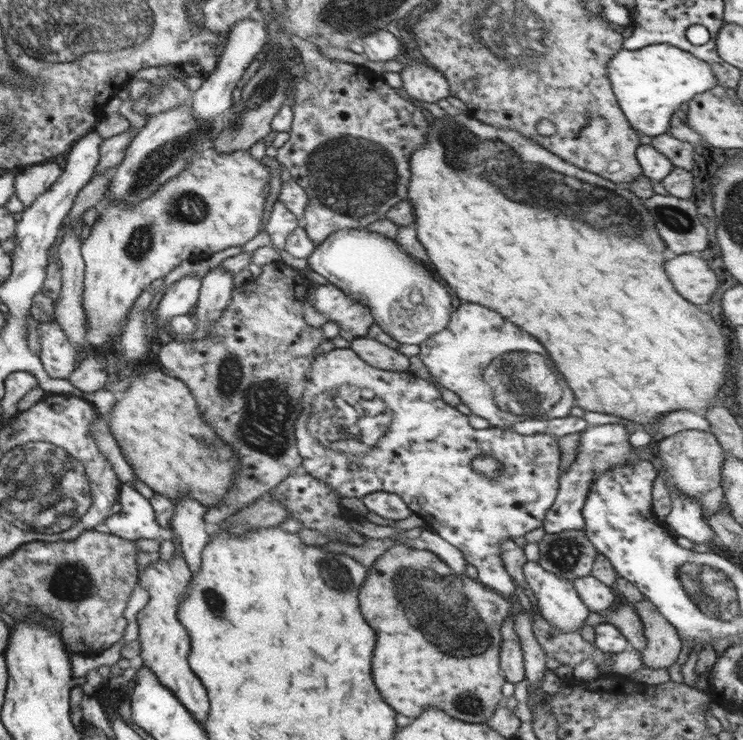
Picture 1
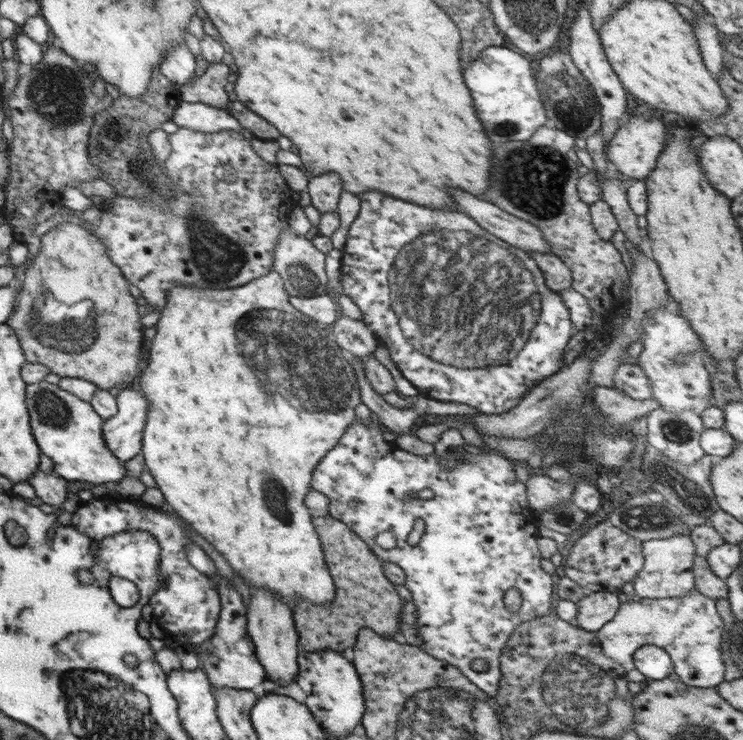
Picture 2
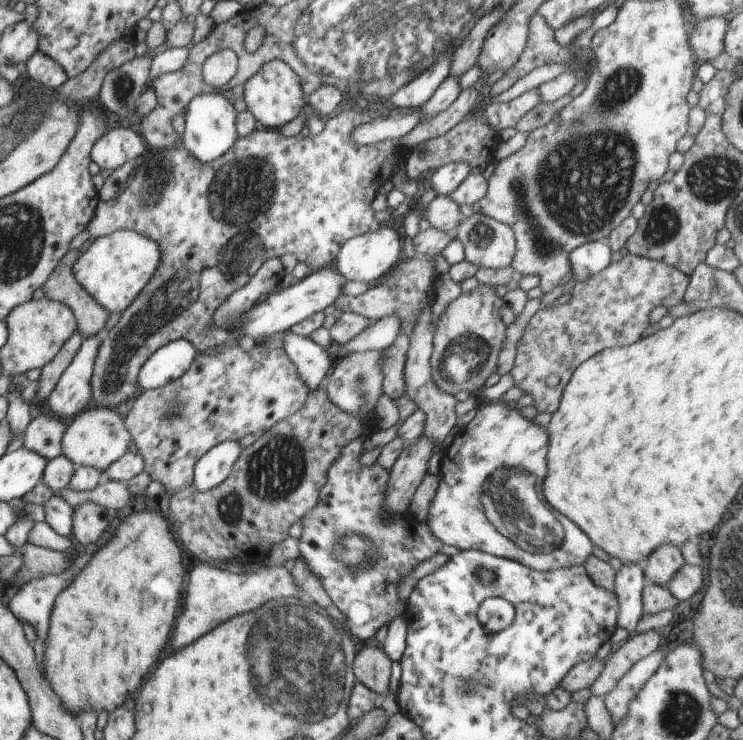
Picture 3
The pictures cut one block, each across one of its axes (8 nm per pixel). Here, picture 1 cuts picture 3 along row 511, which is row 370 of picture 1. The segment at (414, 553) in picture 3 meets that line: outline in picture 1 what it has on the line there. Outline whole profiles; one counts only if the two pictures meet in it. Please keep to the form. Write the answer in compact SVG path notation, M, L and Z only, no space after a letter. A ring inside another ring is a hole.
M335 348L332 351L318 355L312 363L308 376L308 383L304 389L302 400L302 412L294 424L294 434L298 452L302 457L301 468L304 472L312 475L318 480L324 481L334 487L336 493L342 497L362 498L373 492L384 491L398 494L398 496L408 505L408 508L416 515L419 515L426 521L426 527L434 530L440 538L446 540L455 546L464 554L465 561L476 567L478 571L478 581L488 588L497 591L500 595L515 600L515 585L513 579L506 572L502 564L502 540L512 539L517 536L524 536L531 530L536 530L543 526L546 517L546 511L552 506L557 497L560 478L560 449L558 441L550 434L536 434L534 436L524 436L514 432L511 429L502 430L496 427L488 427L482 430L472 428L468 416L464 415L458 408L448 405L442 400L440 390L436 388L429 380L423 380L412 374L412 372L391 372L370 367L370 364L364 362L351 348ZM490 455L494 460L502 462L502 475L492 479L476 471L472 467L472 460L476 456Z

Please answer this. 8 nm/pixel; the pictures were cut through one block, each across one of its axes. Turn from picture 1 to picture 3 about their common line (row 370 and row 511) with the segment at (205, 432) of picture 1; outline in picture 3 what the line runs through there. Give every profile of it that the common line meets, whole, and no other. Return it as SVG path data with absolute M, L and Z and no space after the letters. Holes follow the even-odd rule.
M146 510L146 512L132 512L114 532L114 536L104 543L102 548L98 548L96 553L91 556L90 561L80 573L74 578L73 582L64 588L56 598L48 628L48 636L46 636L46 650L44 650L43 669L46 680L50 684L53 692L58 696L58 700L62 702L62 706L67 708L72 716L77 717L82 710L90 712L94 710L96 714L100 714L102 710L110 713L118 707L123 707L126 701L135 697L147 679L146 676L152 672L152 666L158 662L166 642L172 632L174 620L176 620L176 612L180 606L180 594L182 594L182 582L184 566L182 566L182 552L178 547L178 542L174 540L173 530L169 522L165 520L160 511Z

